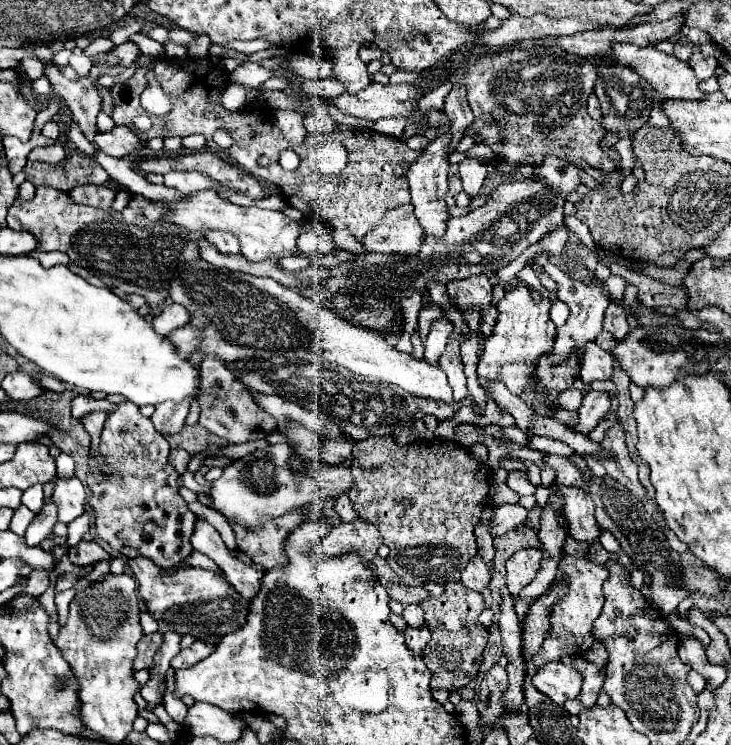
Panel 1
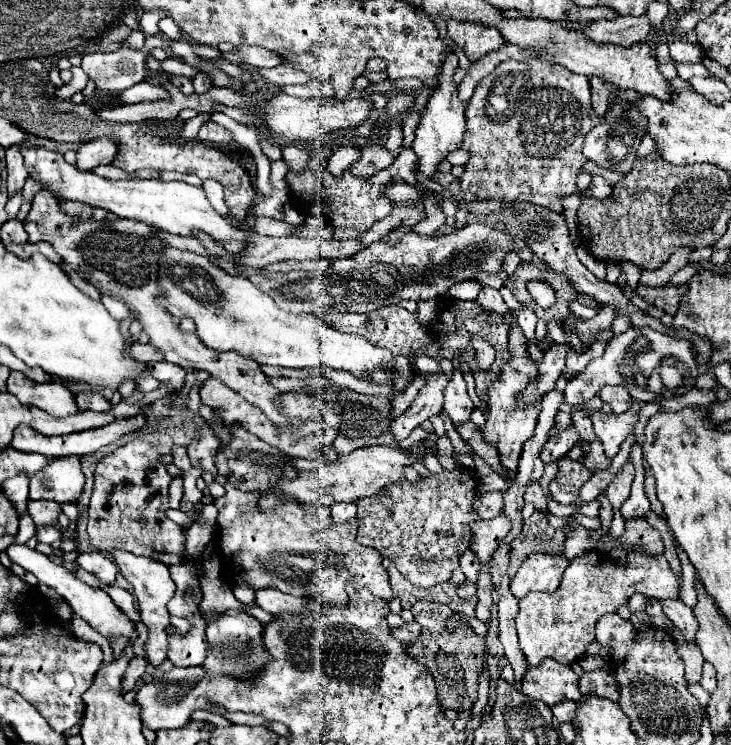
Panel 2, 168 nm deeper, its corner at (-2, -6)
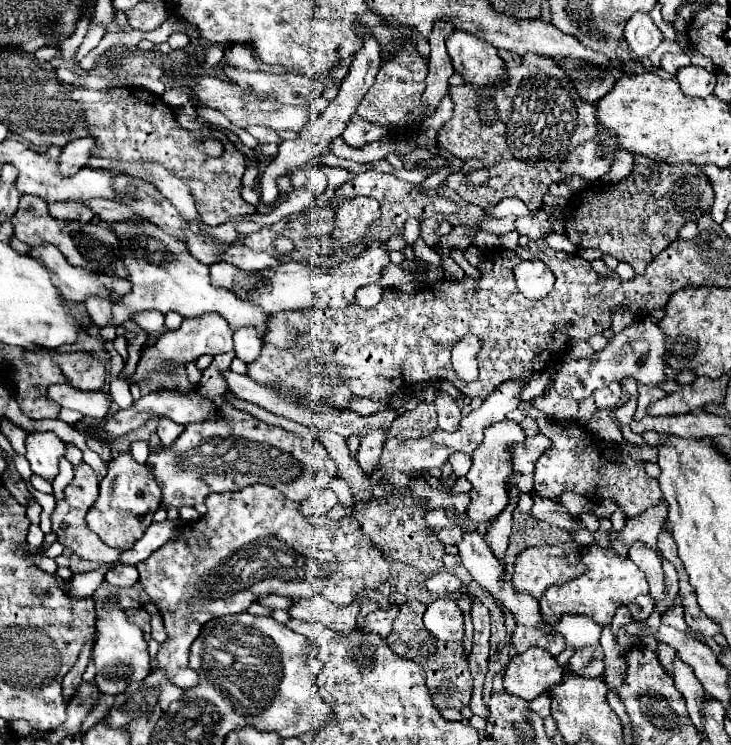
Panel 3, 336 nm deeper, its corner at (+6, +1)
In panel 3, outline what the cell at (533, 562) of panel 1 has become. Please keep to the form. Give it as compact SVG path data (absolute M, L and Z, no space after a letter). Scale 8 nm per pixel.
M577 543L567 545L553 545L553 547L529 547L525 549L517 561L515 561L515 573L513 573L513 585L521 593L529 593L533 597L541 597L547 587L563 585L567 581L573 581L585 573L585 567L581 565L581 547Z

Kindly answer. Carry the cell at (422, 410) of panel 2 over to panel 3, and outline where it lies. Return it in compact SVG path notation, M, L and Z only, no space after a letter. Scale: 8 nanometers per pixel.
M373 431L361 439L361 445L357 451L357 463L365 475L373 475L377 471L385 439L387 435L383 431Z

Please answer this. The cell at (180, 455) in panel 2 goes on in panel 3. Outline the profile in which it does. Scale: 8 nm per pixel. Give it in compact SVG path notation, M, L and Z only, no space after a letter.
M161 417L159 423L157 423L157 435L159 435L159 439L161 439L161 443L163 443L165 447L169 447L169 445L181 435L183 429L185 429L185 427L169 421L167 417Z

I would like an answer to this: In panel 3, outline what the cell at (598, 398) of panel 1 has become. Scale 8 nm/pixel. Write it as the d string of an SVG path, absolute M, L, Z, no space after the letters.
M541 433L535 437L527 437L521 445L513 445L513 473L519 473L519 475L533 473L535 461L549 447L551 447L551 441Z

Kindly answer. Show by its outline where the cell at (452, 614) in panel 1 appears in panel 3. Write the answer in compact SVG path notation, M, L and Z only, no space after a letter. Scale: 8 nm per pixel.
M409 601L401 605L397 619L393 621L393 631L385 639L393 653L405 659L413 659L415 663L421 663L425 669L425 685L433 697L433 705L437 709L453 707L453 709L463 709L469 705L471 691L473 691L473 677L469 673L467 659L463 655L463 643L445 643L435 639L423 625L423 613L427 605L419 601Z

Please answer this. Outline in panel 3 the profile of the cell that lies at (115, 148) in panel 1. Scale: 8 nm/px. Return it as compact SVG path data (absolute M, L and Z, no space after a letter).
M87 137L87 139L77 139L77 141L71 141L63 147L61 151L61 157L59 157L59 171L65 175L65 177L71 177L73 173L77 173L85 163L87 159L91 157L91 149L95 147L95 141L93 137Z

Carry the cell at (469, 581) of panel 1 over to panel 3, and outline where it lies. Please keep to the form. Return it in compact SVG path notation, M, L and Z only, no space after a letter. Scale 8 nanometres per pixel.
M435 573L425 581L425 585L431 593L435 593L439 597L449 597L449 595L459 591L461 581L451 573Z

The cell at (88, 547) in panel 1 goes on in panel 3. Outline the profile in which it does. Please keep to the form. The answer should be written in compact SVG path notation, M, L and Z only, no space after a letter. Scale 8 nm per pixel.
M117 565L115 569L107 571L105 581L115 587L133 587L139 581L139 573L133 565Z

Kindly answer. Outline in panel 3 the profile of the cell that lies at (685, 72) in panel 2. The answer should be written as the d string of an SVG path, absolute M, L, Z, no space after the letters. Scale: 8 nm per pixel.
M667 53L667 55L661 57L661 69L665 69L671 75L675 75L677 69L685 67L685 65L689 65L689 57L685 53L677 53L677 55L675 53Z

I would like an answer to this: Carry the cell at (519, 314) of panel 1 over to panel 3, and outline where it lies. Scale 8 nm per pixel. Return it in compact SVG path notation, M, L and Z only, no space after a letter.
M503 421L503 425L489 425L489 429L485 429L485 439L473 453L473 467L465 475L473 487L469 491L471 503L467 507L467 517L471 521L489 525L493 521L493 517L497 517L505 509L505 505L509 501L509 493L505 491L505 481L511 475L511 457L507 453L507 447L511 443L523 441L523 439L525 439L525 433L513 421Z

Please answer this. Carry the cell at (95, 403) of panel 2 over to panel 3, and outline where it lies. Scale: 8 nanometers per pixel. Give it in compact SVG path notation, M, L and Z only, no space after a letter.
M65 353L59 367L69 377L69 383L83 391L97 391L105 385L105 365L89 353Z

